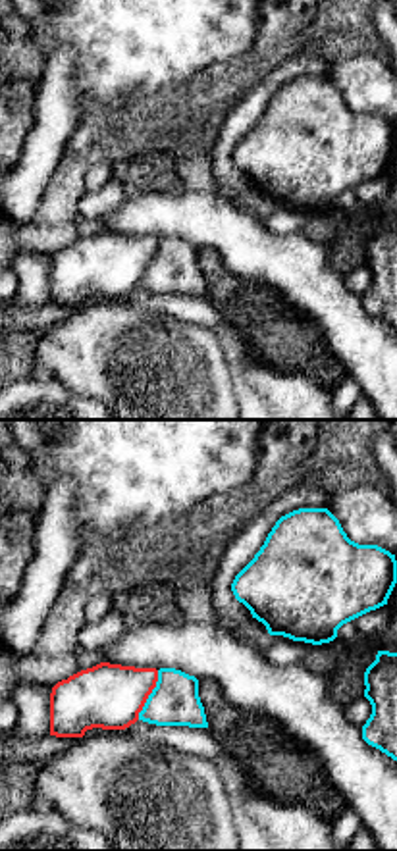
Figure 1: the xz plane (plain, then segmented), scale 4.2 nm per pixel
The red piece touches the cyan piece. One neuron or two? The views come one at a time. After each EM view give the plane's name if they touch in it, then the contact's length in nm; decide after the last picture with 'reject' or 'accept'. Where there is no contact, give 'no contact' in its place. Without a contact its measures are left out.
contact in xz; length 220 nm

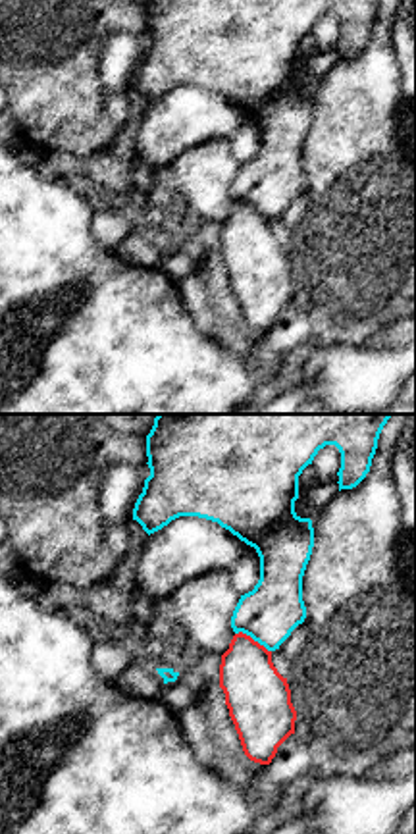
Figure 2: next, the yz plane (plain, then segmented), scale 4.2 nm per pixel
contact in yz; length 170 nm

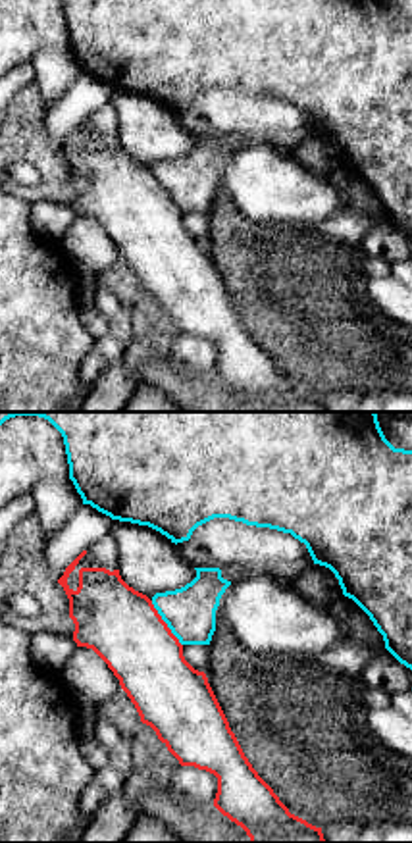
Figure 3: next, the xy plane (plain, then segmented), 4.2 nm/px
contact in xy; length 240 nm

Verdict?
reject

